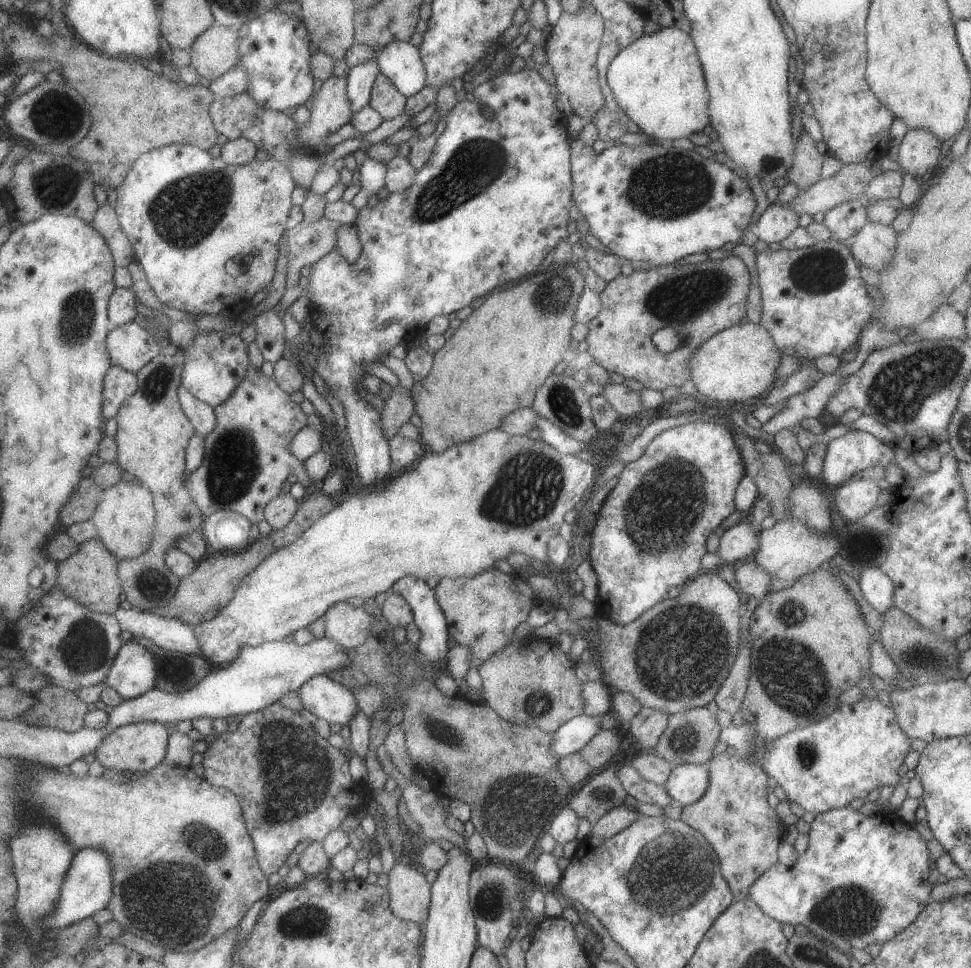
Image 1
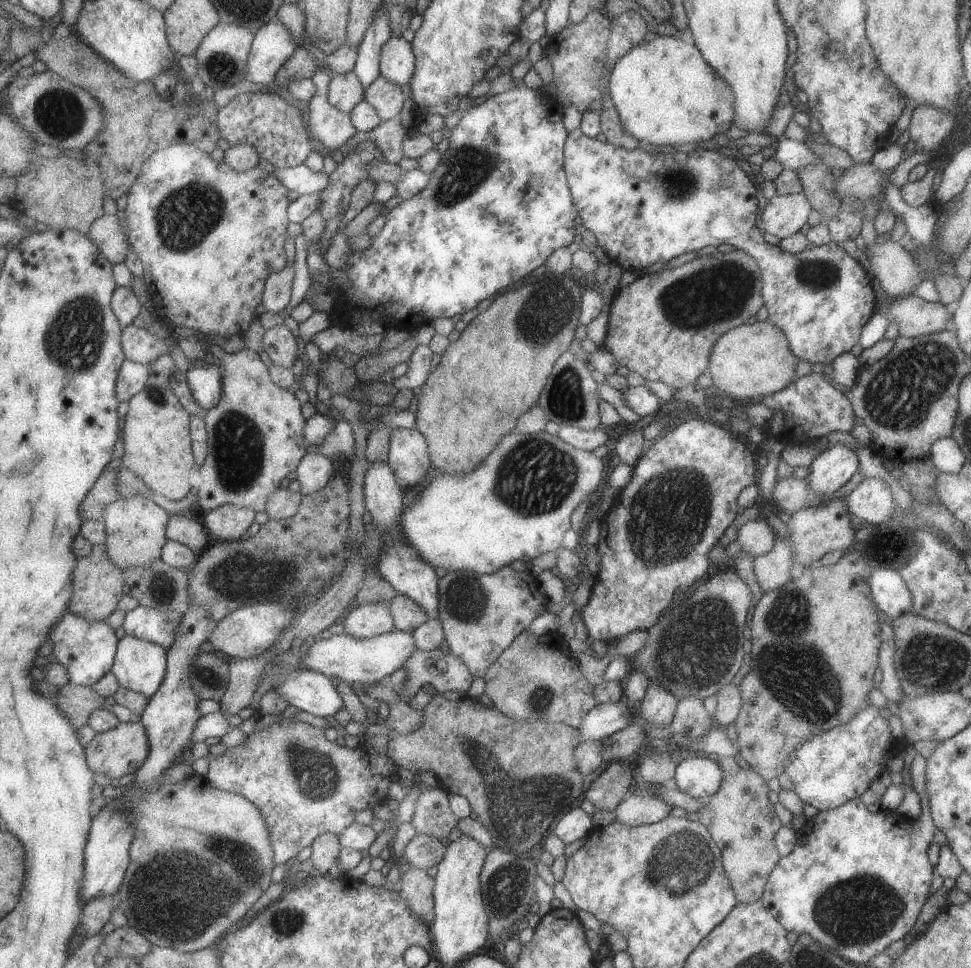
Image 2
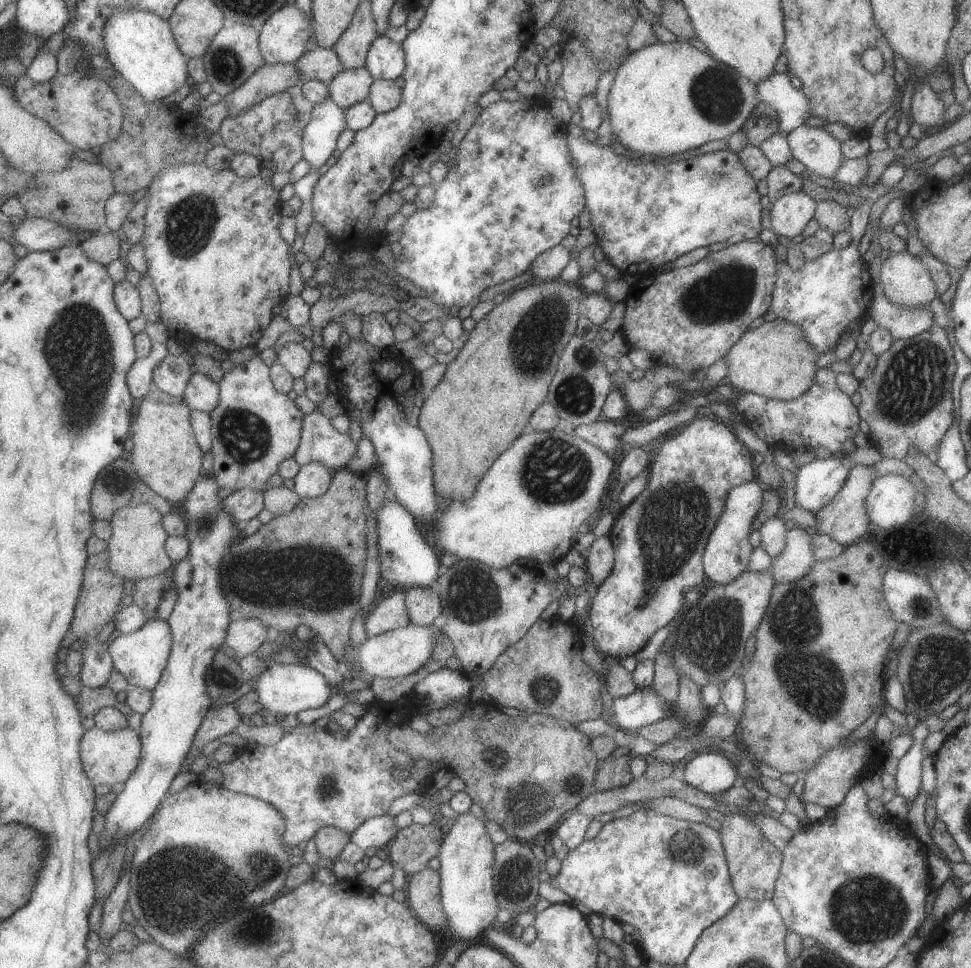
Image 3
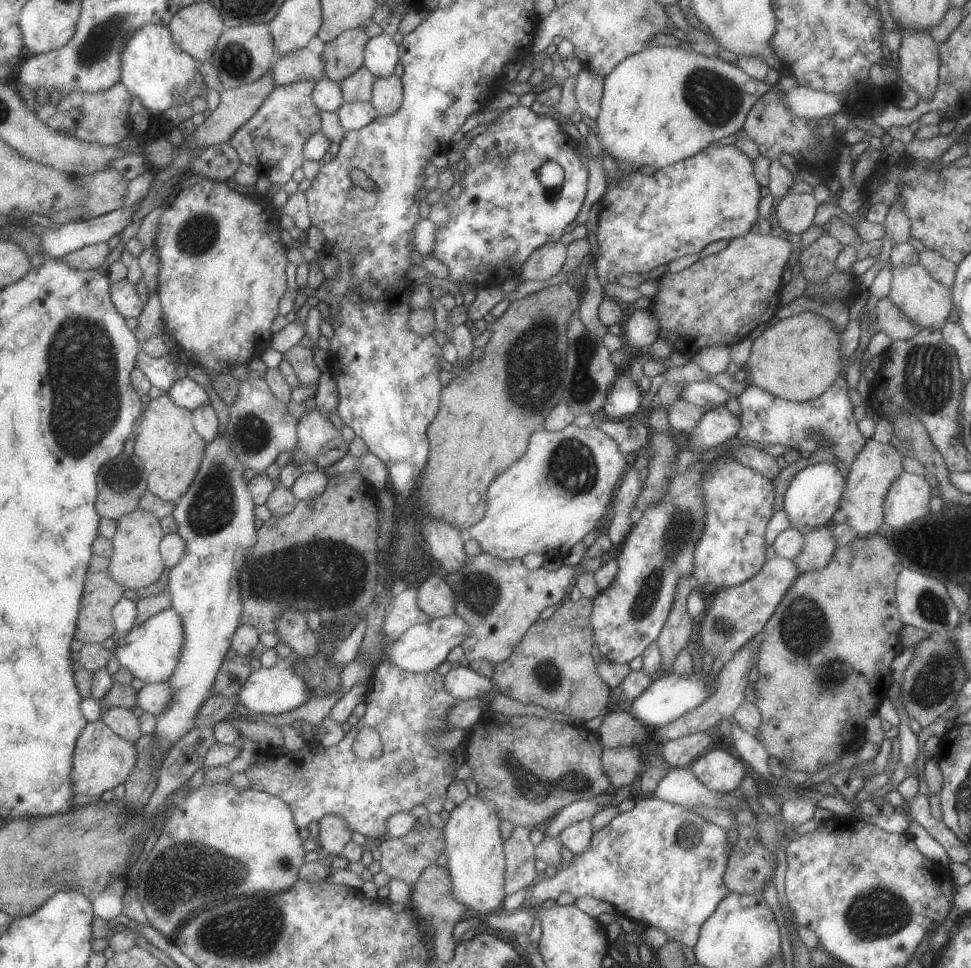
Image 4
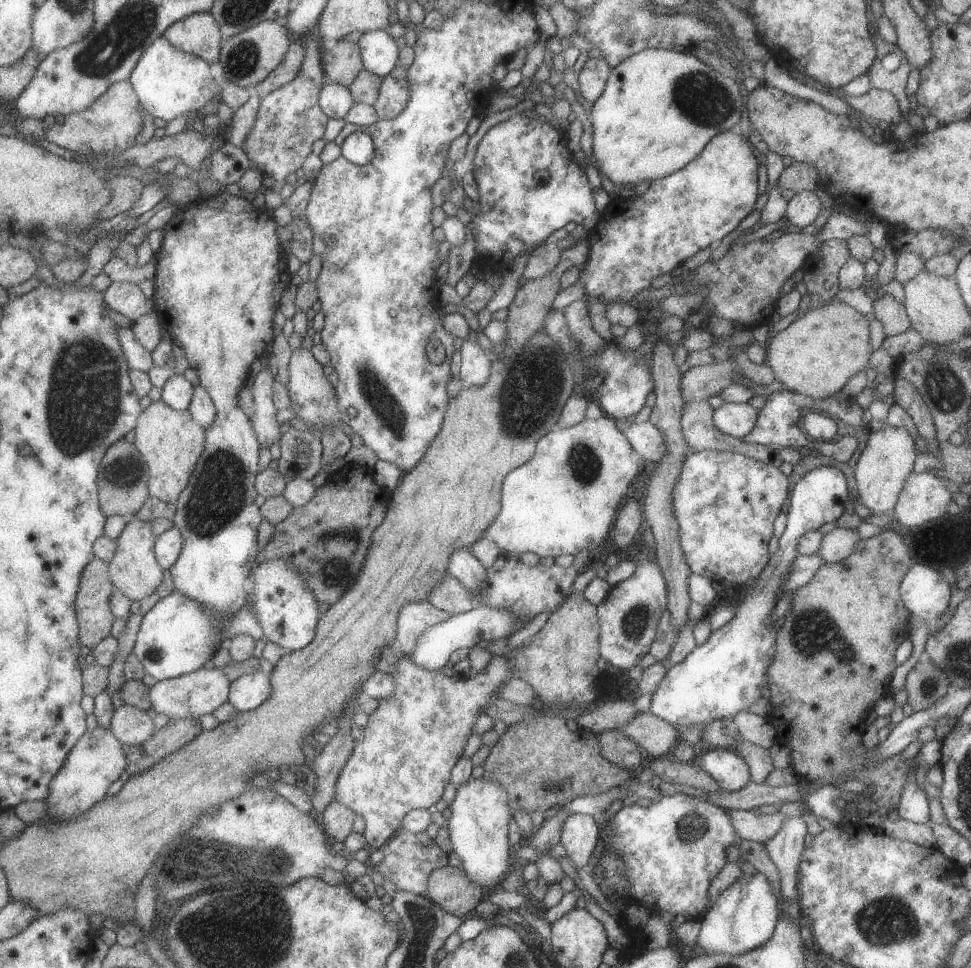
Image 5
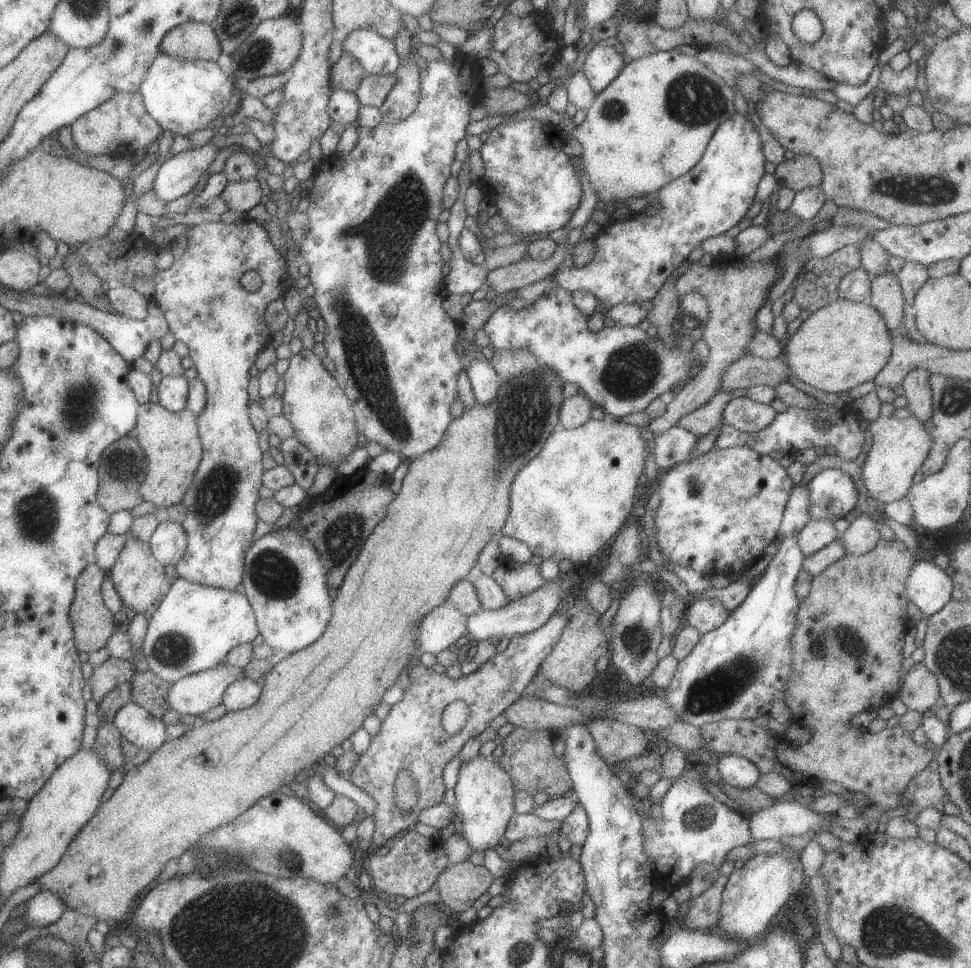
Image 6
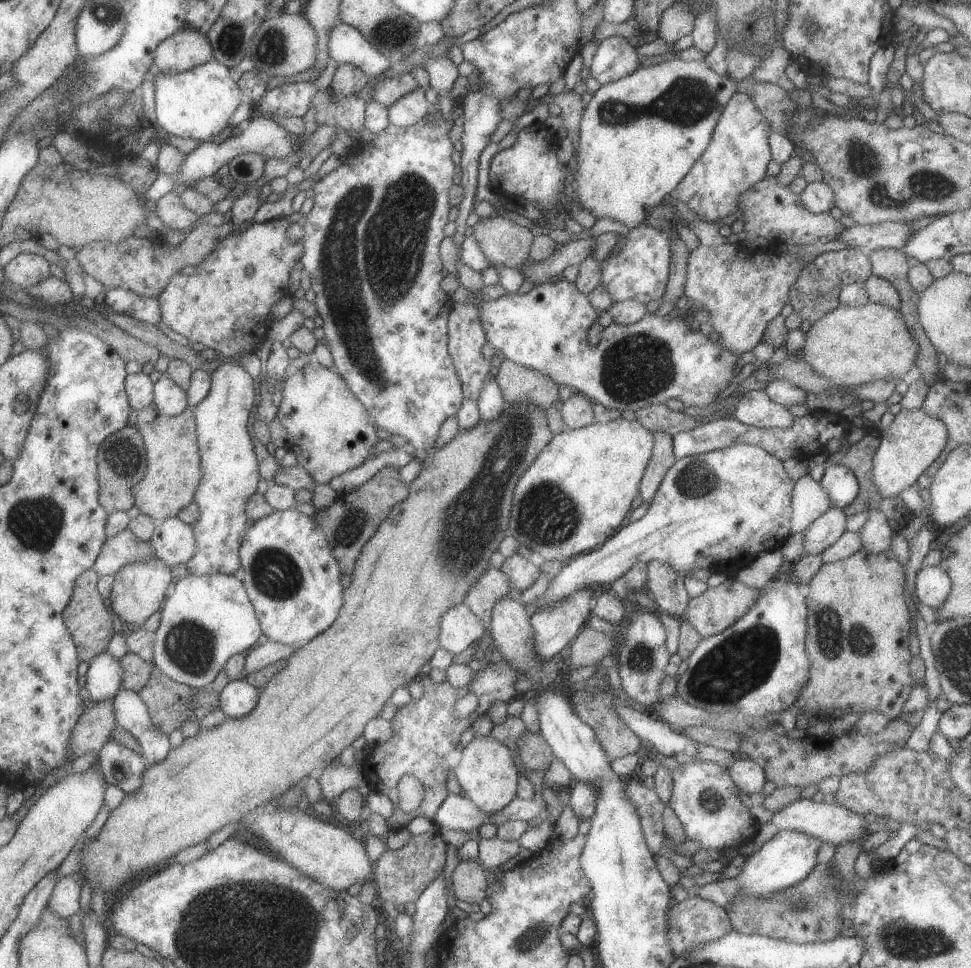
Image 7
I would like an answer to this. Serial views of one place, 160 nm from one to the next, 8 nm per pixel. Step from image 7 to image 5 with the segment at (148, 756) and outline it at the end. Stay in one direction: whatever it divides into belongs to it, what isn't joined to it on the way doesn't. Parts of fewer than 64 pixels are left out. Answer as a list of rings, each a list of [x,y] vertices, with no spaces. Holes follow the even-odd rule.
[[[122,705],[112,712],[109,730],[121,745],[138,745],[157,729],[145,711]]]

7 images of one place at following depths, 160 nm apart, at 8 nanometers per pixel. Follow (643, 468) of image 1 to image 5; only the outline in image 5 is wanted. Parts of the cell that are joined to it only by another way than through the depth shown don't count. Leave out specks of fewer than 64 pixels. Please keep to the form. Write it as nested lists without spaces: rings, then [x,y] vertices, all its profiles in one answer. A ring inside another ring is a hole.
[[[723,403],[713,411],[713,424],[725,434],[743,438],[757,424],[758,410],[748,403]],[[644,549],[631,561],[636,565],[635,571],[611,587],[607,598],[595,607],[599,623],[599,654],[607,665],[613,665],[621,671],[637,666],[639,660],[648,653],[660,614],[666,608],[666,584],[655,561],[655,552]]]

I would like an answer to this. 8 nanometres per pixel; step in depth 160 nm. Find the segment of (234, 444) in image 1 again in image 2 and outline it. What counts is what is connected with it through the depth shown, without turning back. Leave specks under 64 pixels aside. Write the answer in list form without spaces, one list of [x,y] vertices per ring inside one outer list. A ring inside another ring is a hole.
[[[195,335],[194,340],[216,359],[220,366],[221,394],[219,402],[206,411],[204,425],[207,433],[207,454],[198,468],[201,485],[192,492],[196,495],[197,506],[213,510],[224,504],[251,508],[253,512],[263,511],[267,497],[279,489],[279,482],[291,471],[295,471],[301,457],[306,453],[302,428],[304,419],[299,411],[300,405],[289,389],[273,384],[268,368],[259,359],[259,354],[251,349],[242,349],[236,353],[225,353],[205,335]]]

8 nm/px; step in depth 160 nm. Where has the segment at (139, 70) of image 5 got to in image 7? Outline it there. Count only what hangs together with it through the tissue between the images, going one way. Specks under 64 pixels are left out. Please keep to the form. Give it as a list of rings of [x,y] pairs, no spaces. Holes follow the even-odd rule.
[[[215,59],[195,68],[174,75],[164,75],[156,72],[154,78],[154,113],[160,128],[168,135],[192,138],[200,143],[210,142],[227,125],[229,116],[235,112],[235,108],[243,101],[238,84],[229,75],[229,69]]]

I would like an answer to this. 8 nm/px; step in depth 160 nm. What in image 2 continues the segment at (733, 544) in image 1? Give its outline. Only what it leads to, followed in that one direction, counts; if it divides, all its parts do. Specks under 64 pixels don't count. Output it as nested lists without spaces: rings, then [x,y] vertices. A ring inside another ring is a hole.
[[[760,518],[743,524],[735,535],[735,539],[739,540],[740,550],[753,557],[769,552],[776,538],[772,527]]]

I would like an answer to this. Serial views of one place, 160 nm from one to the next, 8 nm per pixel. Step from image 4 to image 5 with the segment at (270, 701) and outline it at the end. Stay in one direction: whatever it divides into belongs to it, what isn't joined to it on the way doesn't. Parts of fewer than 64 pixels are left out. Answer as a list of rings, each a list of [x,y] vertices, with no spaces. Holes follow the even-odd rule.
[[[261,670],[253,674],[241,675],[230,682],[226,701],[236,711],[250,711],[267,698],[271,687],[269,676]]]

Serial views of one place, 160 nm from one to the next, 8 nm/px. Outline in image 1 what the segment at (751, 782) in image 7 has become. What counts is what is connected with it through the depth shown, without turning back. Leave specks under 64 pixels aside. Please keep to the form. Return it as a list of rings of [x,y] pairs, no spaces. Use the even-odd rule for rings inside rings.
[[[687,763],[672,767],[663,787],[665,787],[666,791],[670,794],[672,802],[675,805],[683,807],[698,801],[699,798],[705,794],[708,784],[707,768],[703,764],[696,765],[693,763]]]

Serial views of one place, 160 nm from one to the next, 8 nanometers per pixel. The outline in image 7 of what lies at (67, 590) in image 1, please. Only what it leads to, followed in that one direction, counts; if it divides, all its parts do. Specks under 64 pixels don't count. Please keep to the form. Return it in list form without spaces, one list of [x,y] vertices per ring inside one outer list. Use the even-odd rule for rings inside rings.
[[[91,568],[82,572],[75,580],[71,598],[63,609],[65,628],[71,635],[80,661],[89,661],[103,652],[114,634],[112,629],[113,614],[109,612],[106,600],[97,592],[98,574]]]

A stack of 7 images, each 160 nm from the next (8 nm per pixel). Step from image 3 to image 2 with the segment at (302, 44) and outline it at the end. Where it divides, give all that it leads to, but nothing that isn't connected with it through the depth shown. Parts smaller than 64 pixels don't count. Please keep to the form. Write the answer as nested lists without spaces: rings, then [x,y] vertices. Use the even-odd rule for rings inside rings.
[[[281,22],[263,24],[253,34],[243,79],[271,89],[277,69],[297,47],[293,35]]]

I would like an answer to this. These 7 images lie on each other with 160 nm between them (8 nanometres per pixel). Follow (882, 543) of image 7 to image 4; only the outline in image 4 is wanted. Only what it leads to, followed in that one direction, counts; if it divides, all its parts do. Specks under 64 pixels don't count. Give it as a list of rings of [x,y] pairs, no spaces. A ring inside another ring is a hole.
[[[831,525],[815,527],[815,530],[803,536],[802,551],[792,559],[799,574],[822,569],[831,560],[837,548]]]

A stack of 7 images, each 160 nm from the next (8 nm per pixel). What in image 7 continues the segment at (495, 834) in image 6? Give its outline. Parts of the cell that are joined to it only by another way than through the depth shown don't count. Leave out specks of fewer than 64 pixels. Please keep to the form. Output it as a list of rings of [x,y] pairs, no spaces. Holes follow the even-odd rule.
[[[491,735],[473,737],[463,748],[457,750],[451,769],[459,783],[461,794],[467,795],[475,806],[486,813],[501,810],[516,796],[518,772],[513,763],[511,749],[491,738]]]

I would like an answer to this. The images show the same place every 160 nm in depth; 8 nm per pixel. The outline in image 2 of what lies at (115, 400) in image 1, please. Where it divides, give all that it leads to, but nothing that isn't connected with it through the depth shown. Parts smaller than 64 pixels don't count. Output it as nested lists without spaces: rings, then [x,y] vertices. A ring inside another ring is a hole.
[[[129,359],[121,363],[115,383],[115,396],[118,402],[128,401],[145,386],[150,364],[139,364]]]

